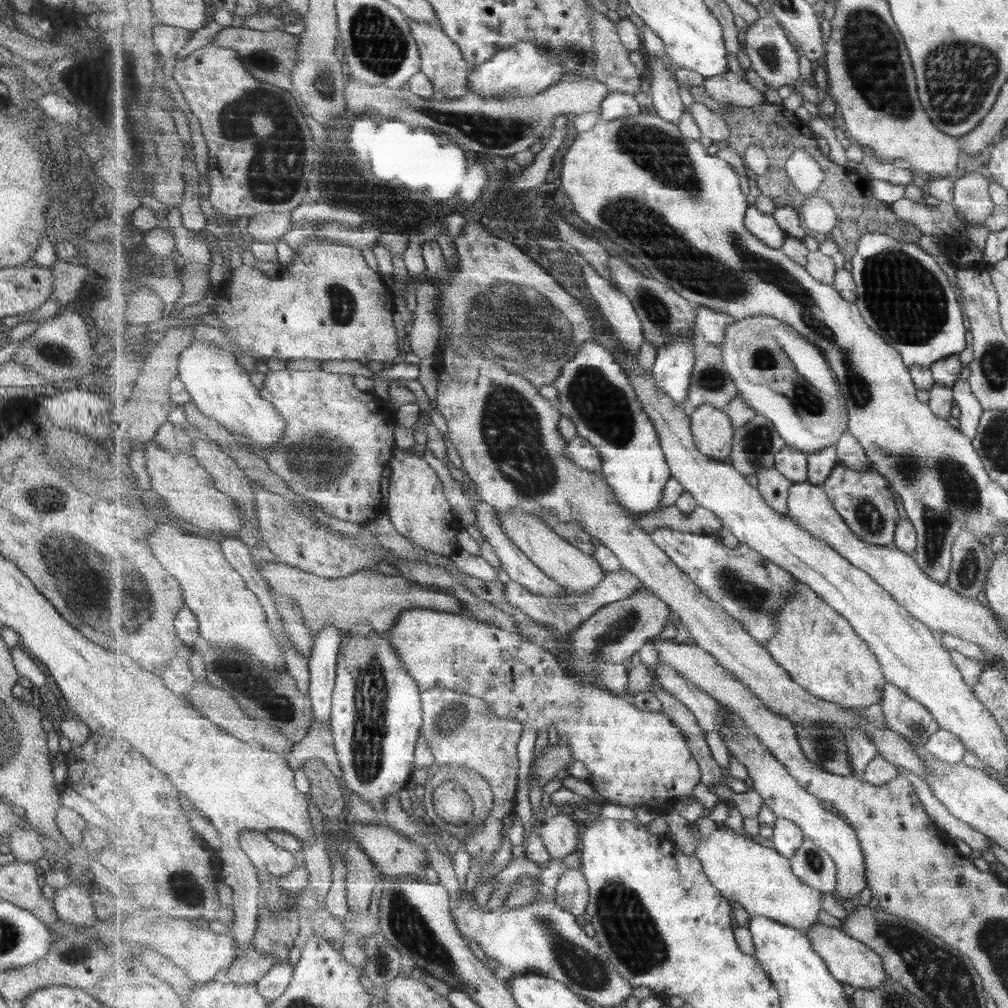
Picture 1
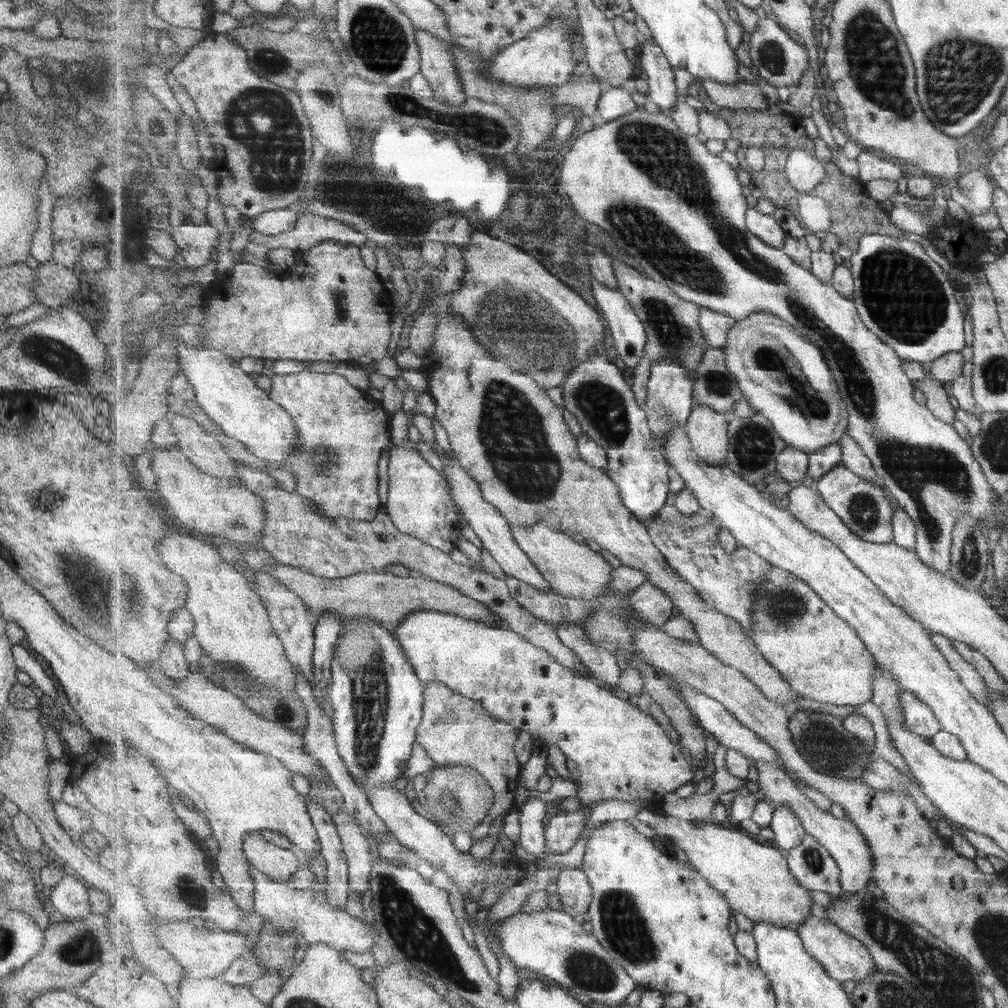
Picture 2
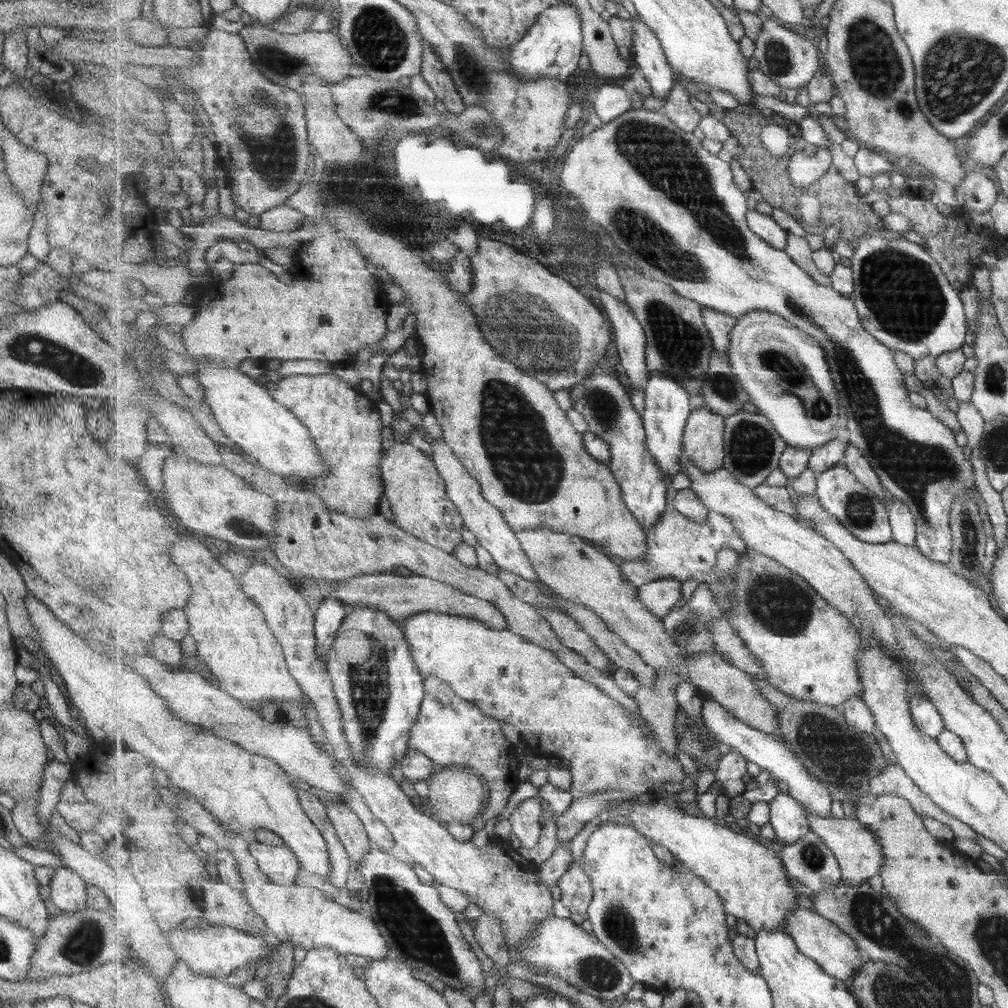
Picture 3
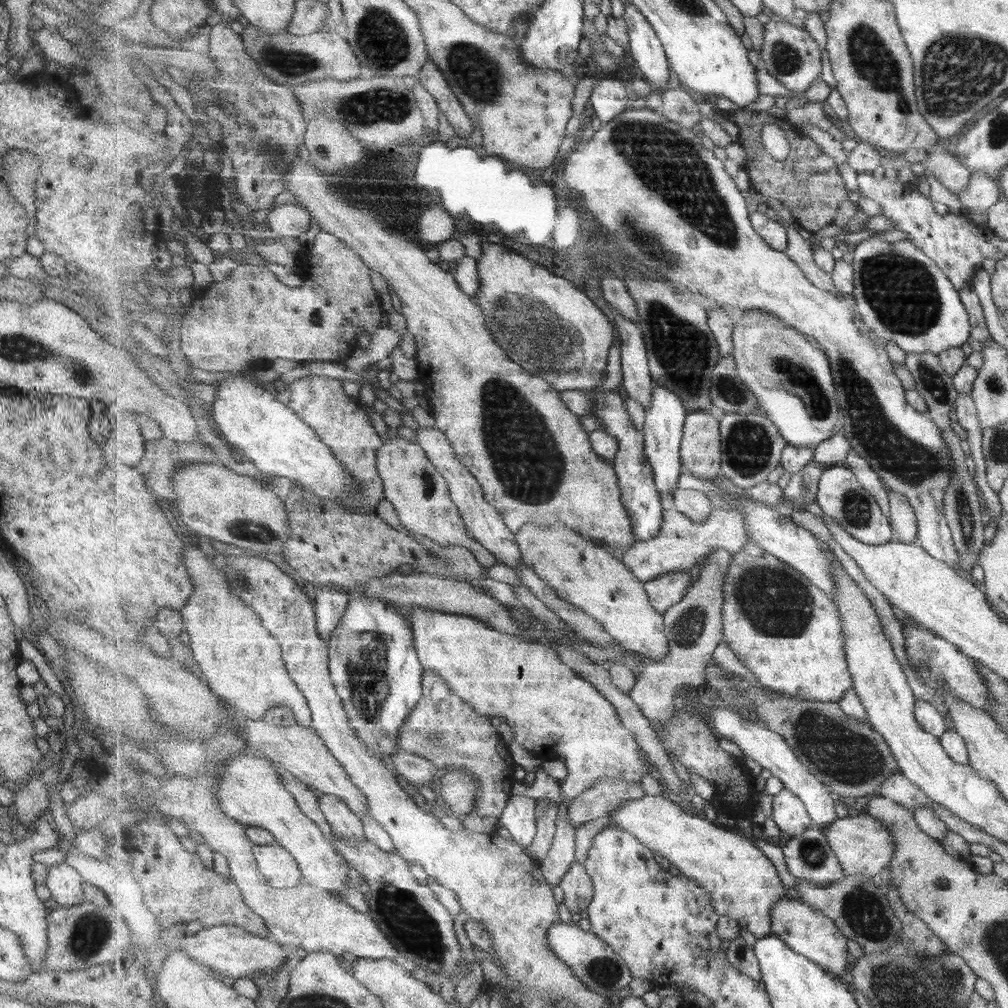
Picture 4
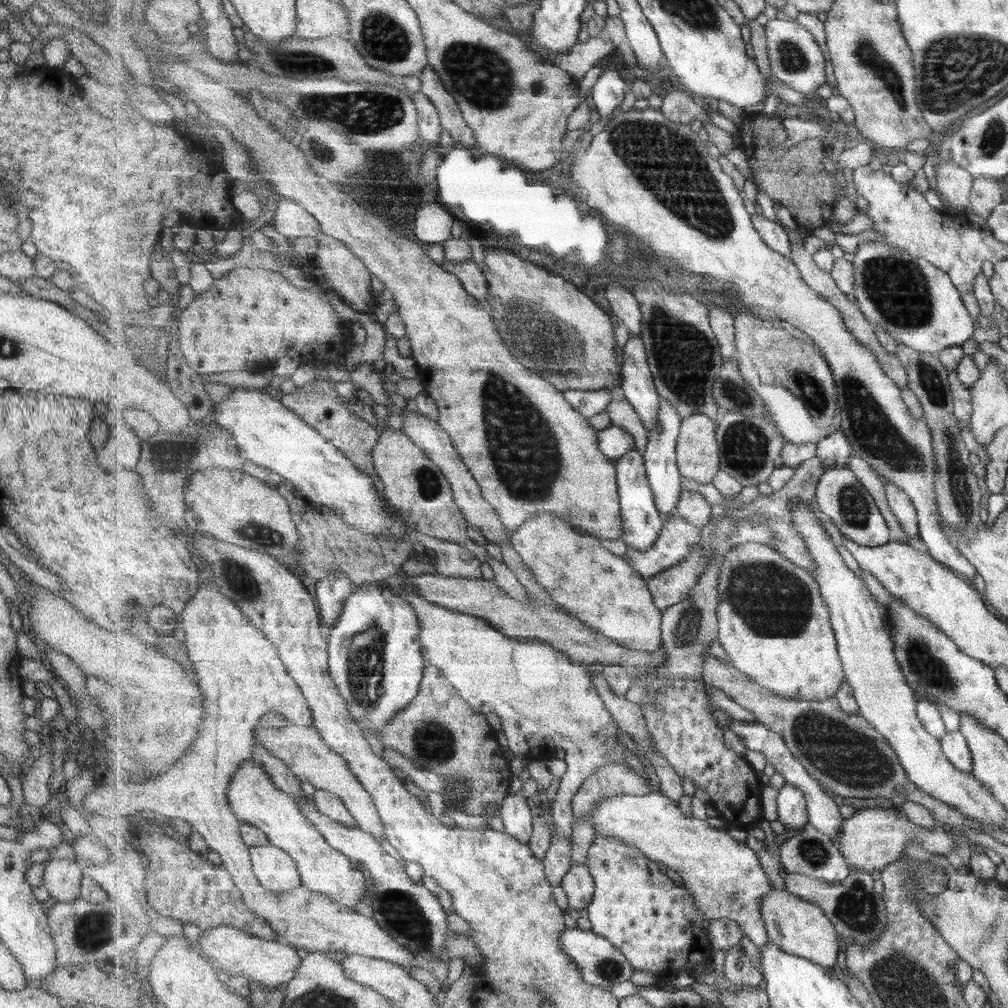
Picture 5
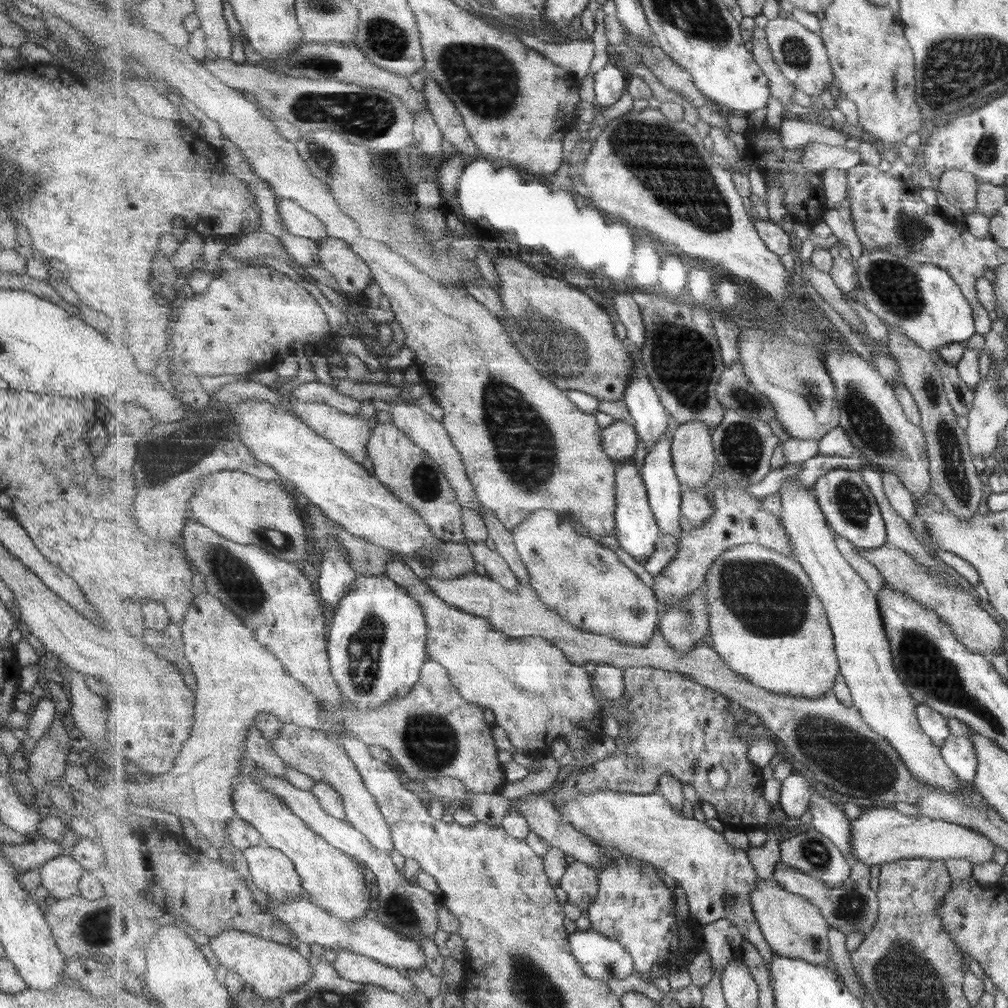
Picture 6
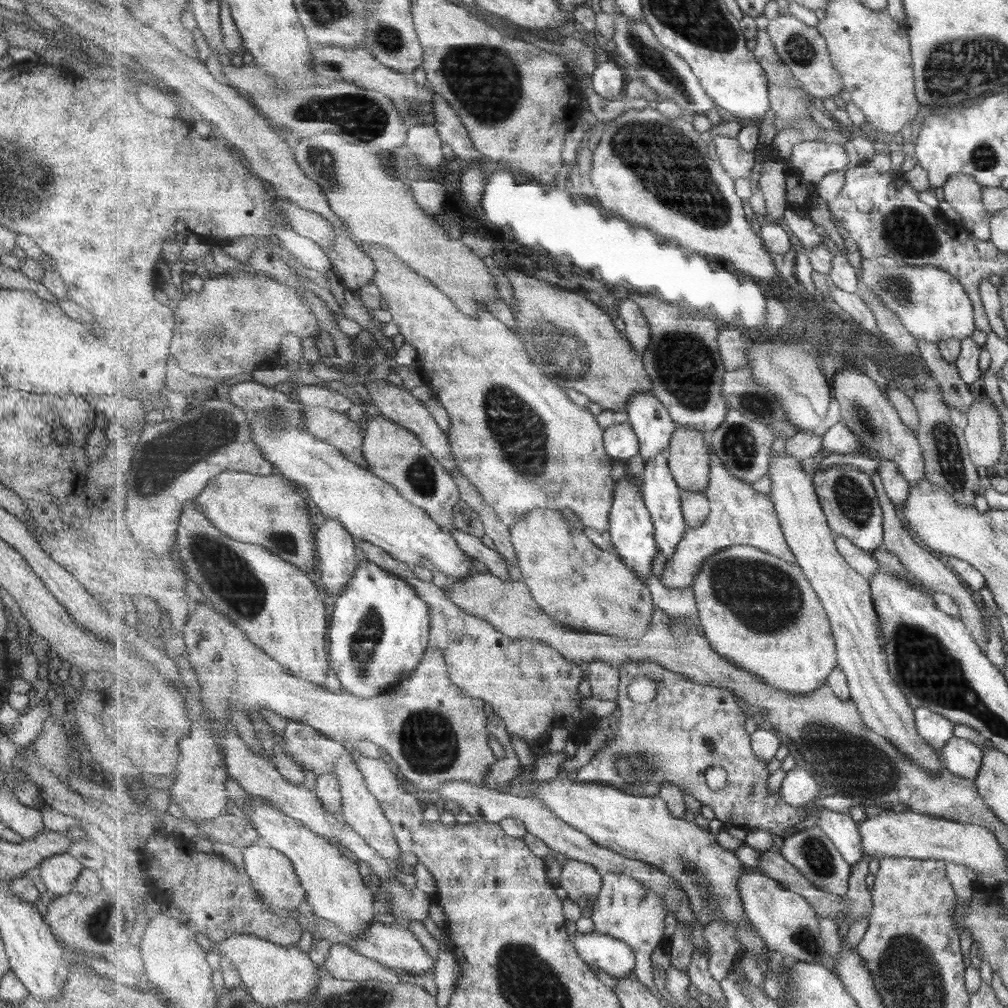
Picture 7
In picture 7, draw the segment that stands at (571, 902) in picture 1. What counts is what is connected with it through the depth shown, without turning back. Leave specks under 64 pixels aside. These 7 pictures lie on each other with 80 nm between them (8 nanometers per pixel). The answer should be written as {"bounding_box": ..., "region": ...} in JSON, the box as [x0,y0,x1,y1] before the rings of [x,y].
{"bounding_box":[560,859,603,912],"region":[[[569,859],[561,870],[560,887],[585,912],[593,911],[603,890],[602,874],[598,869],[579,860]]]}

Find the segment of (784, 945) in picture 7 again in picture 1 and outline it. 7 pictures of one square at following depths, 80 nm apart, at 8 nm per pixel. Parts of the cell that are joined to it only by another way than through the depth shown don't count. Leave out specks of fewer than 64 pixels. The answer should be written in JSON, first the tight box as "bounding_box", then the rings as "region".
{"bounding_box":[806,922,888,990],"region":[[[819,922],[814,924],[806,934],[810,937],[815,952],[826,961],[831,974],[837,980],[851,985],[856,990],[861,988],[876,990],[888,979],[882,957],[867,947],[867,944],[845,932],[843,928],[825,926]]]}

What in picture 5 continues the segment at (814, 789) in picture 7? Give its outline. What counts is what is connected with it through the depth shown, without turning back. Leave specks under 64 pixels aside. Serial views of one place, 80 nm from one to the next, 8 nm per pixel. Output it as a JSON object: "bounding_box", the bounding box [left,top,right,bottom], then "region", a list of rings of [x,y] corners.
{"bounding_box":[776,782,809,830],"region":[[[790,782],[783,784],[778,791],[776,799],[778,806],[778,821],[787,830],[804,828],[809,823],[808,804],[802,790],[793,786]]]}

